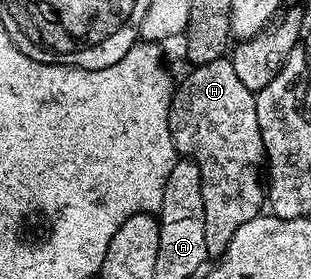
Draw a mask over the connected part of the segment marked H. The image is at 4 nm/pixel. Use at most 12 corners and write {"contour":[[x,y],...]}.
{"contour":[[227,56],[189,68],[170,135],[198,165],[206,247],[261,216],[256,94]]}

